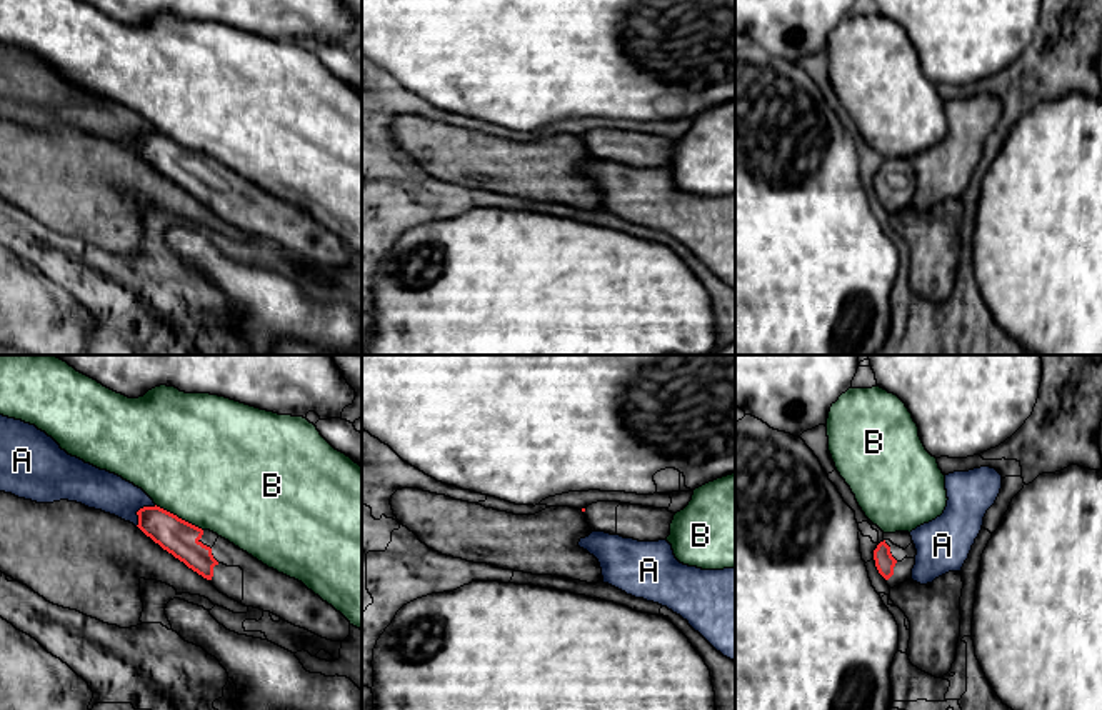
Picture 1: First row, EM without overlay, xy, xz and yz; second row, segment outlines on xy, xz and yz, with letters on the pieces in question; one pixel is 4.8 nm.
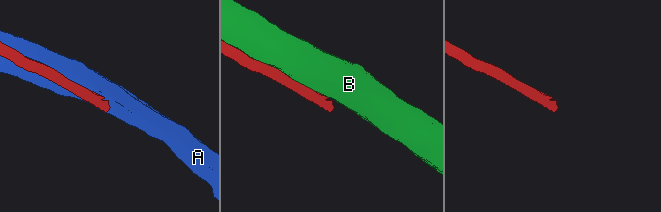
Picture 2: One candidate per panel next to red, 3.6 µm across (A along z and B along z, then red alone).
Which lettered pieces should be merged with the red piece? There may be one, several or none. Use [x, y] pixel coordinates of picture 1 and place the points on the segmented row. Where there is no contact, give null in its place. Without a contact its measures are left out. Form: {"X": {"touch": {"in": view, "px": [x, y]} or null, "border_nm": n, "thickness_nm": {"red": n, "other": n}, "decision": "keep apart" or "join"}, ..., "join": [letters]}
{"A": {"touch": {"in": "xy", "px": [139, 510]}, "border_nm": 140, "thickness_nm": {"red": 170, "other": 190}, "decision": "keep apart"}, "B": {"touch": {"in": "xy", "px": [177, 517]}, "border_nm": 260, "thickness_nm": {"red": 170, "other": 500}, "decision": "keep apart"}, "join": []}

